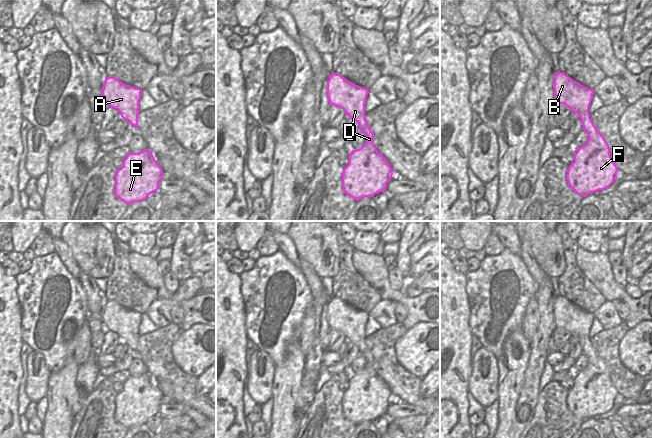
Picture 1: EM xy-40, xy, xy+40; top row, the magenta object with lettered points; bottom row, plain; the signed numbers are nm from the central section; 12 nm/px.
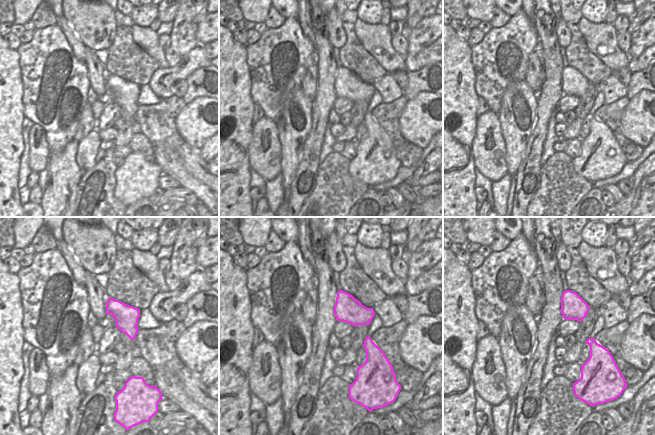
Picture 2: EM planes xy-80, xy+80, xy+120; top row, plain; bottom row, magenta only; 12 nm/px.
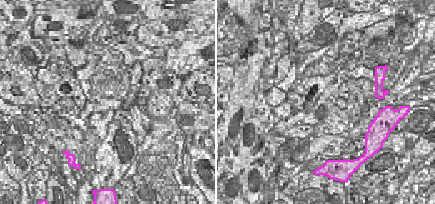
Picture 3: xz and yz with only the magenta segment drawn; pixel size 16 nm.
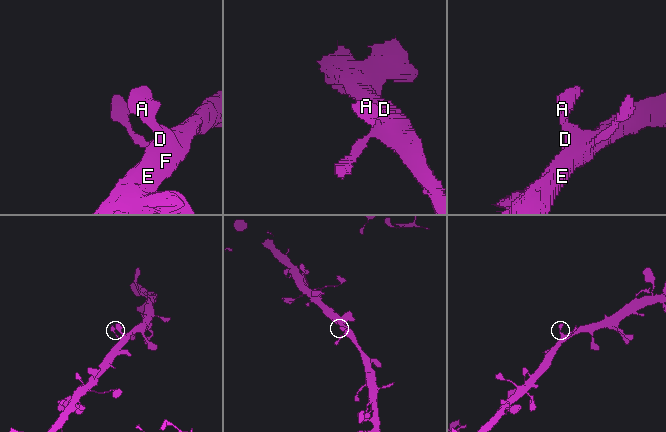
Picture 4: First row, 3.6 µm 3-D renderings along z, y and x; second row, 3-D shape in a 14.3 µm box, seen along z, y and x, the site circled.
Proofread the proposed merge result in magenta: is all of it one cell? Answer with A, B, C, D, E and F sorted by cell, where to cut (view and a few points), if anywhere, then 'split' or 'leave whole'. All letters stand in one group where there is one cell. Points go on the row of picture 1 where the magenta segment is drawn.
groups A B C D E F; cut none; leave whole

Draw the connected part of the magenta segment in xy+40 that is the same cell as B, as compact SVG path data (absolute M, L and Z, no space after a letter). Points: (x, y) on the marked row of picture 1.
M560 71L555 73L553 88L556 103L566 105L572 113L579 115L583 130L589 137L585 145L574 150L574 162L569 166L566 175L568 185L583 197L608 188L616 180L618 168L610 155L608 143L590 118L589 107L593 99L593 89L581 85Z

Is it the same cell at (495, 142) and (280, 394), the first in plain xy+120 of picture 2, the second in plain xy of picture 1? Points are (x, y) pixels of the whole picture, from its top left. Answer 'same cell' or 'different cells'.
different cells

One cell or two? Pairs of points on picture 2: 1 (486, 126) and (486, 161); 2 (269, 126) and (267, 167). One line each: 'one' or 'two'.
1: one
2: one

